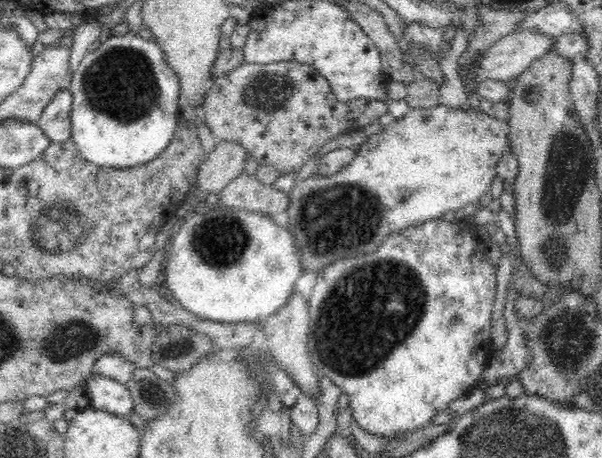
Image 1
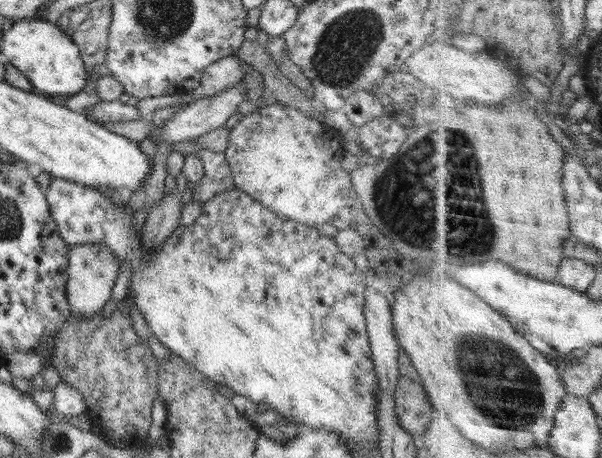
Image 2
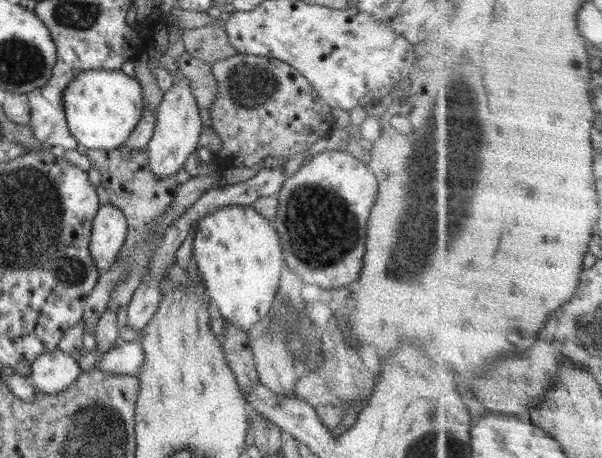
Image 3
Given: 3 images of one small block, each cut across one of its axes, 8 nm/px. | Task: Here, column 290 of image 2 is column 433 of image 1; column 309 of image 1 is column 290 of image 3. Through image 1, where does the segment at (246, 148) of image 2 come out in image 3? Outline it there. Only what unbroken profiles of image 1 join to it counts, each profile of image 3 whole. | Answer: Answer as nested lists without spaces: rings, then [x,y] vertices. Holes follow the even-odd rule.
[[[326,150],[310,160],[305,160],[293,176],[286,178],[278,199],[278,212],[274,216],[273,227],[282,242],[284,259],[291,272],[296,272],[306,285],[322,286],[325,290],[348,290],[350,283],[358,280],[365,256],[367,218],[372,204],[376,202],[378,183],[375,174],[353,152]]]

